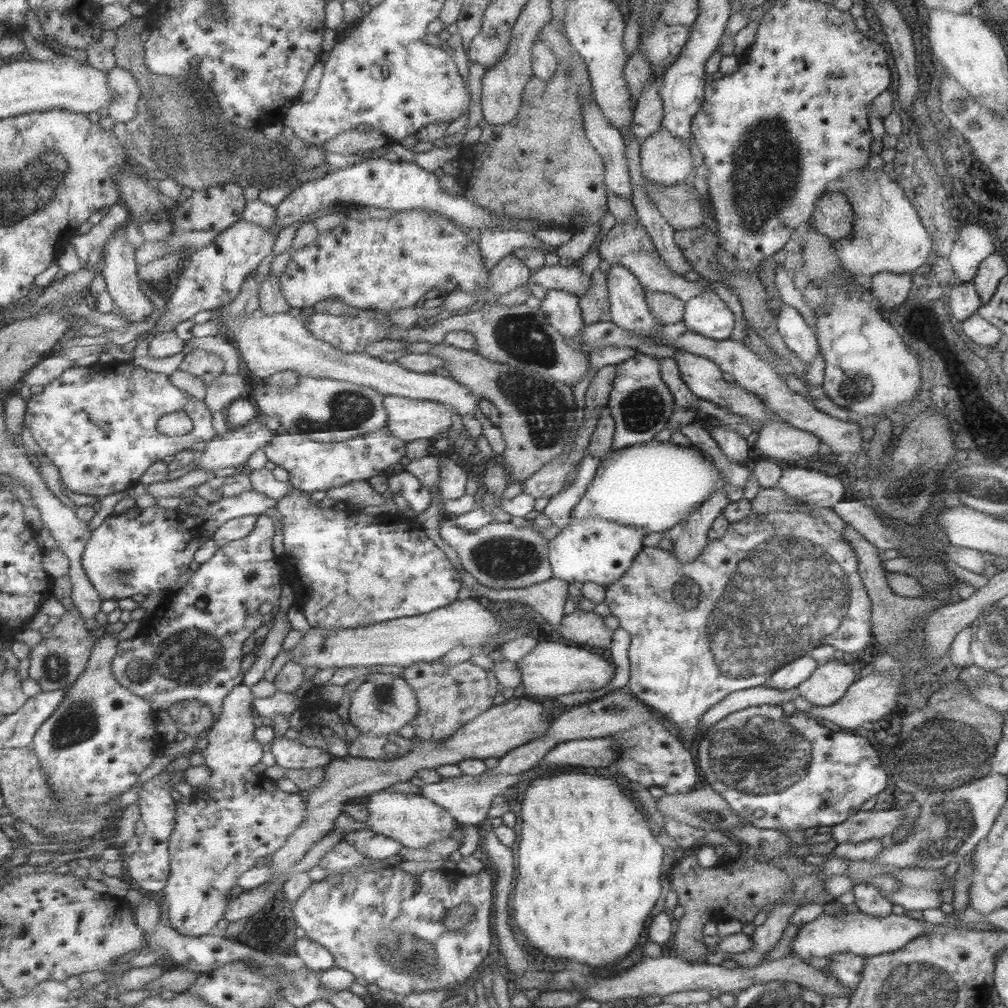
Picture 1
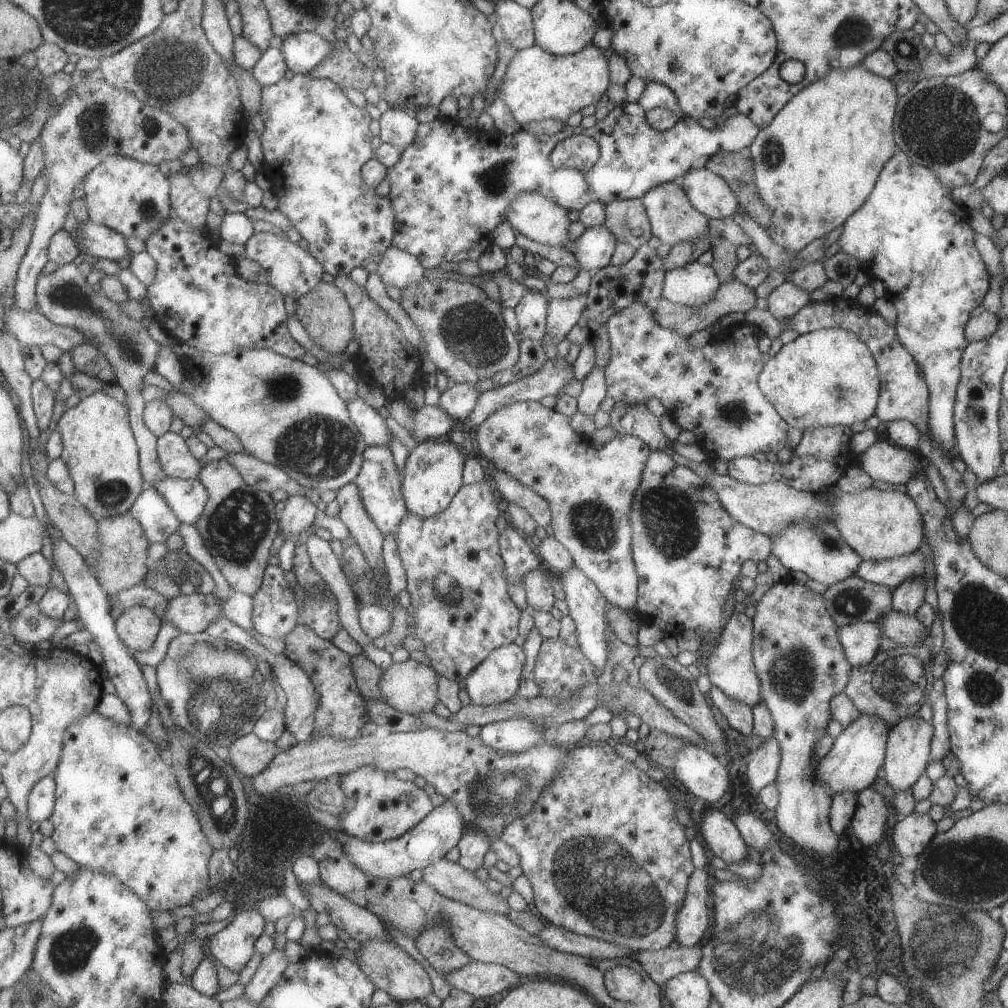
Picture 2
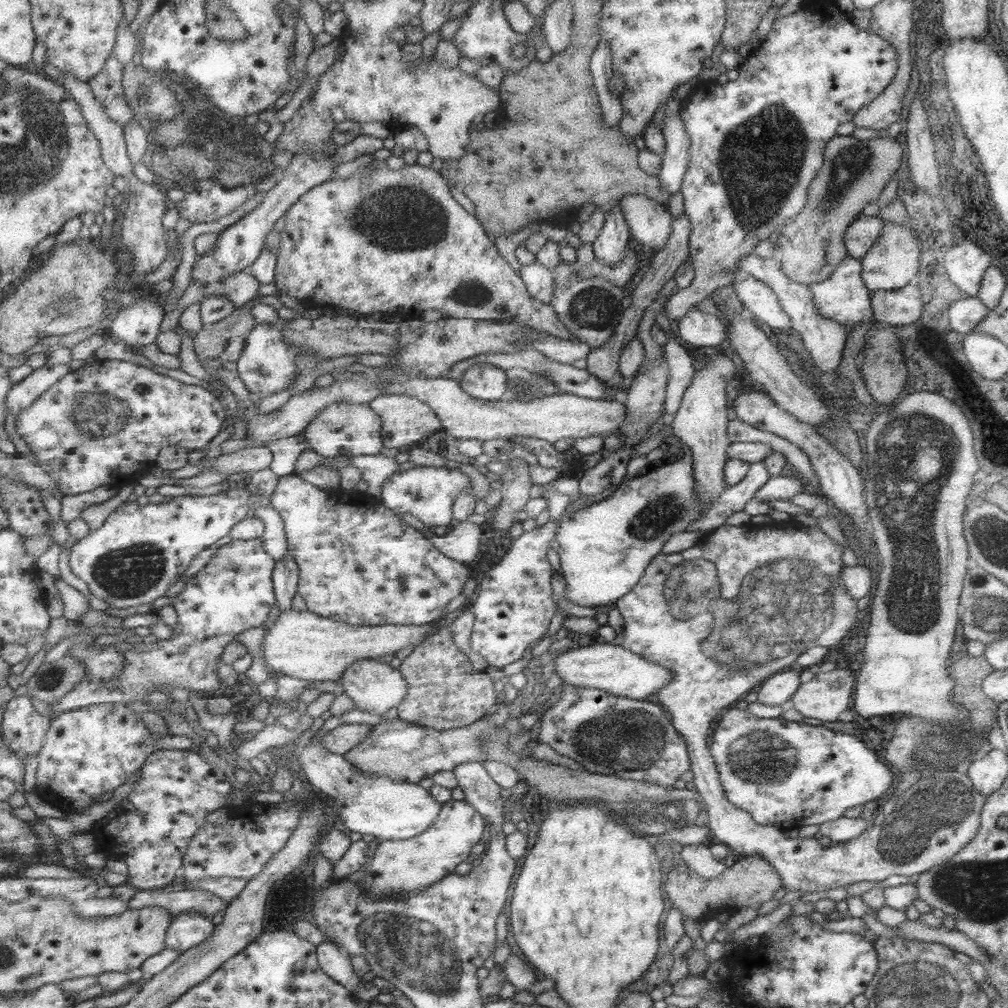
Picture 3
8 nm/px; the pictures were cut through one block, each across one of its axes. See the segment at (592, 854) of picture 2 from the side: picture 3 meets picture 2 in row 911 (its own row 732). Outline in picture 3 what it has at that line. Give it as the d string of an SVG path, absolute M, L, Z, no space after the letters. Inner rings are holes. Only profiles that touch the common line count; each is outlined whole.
M567 683L563 691L543 714L537 727L537 741L545 743L559 755L572 758L585 771L594 774L617 776L633 781L645 781L656 786L672 786L679 779L687 778L690 761L684 739L673 728L666 710L657 702L617 698L604 690L583 688Z

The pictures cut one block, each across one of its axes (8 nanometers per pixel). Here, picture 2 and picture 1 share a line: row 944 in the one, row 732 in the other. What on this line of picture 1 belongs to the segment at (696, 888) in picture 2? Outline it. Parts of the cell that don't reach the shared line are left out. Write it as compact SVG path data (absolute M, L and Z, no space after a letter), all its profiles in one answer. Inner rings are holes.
M805 504L800 509L788 513L771 511L765 516L749 514L738 522L729 523L725 534L722 534L720 539L709 540L703 551L697 555L696 560L691 562L678 562L673 553L658 547L643 548L632 560L627 572L605 588L603 602L607 604L610 613L618 618L619 627L626 630L630 636L627 653L629 678L626 690L646 707L675 724L679 728L677 737L682 741L685 749L691 748L698 729L696 728L698 718L710 706L716 705L727 693L761 685L778 668L807 654L811 648L821 646L821 642L835 646L835 650L843 650L851 654L861 652L869 644L872 638L870 632L872 606L858 573L858 560L855 552L851 550L849 542L843 536L845 527L846 523L834 513L832 508L815 505Z

